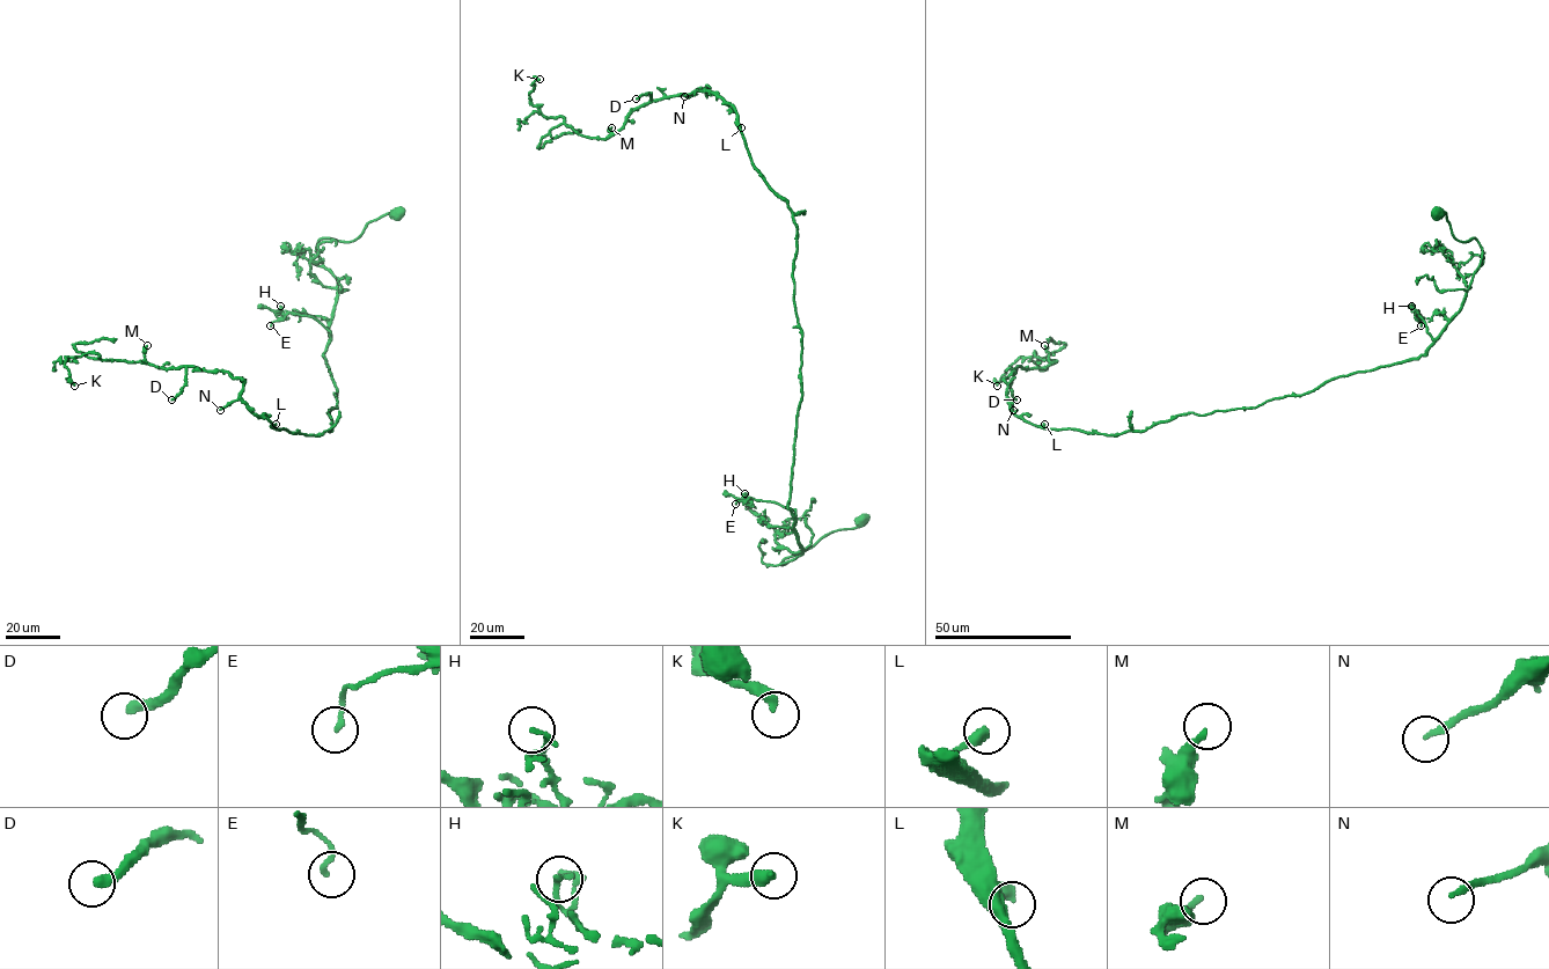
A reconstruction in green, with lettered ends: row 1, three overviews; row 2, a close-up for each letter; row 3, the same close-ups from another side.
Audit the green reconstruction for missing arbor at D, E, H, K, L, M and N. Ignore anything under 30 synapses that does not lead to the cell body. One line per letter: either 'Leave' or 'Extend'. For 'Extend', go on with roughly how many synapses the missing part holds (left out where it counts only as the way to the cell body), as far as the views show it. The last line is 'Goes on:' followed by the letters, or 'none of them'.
D: Leave
E: Leave
H: Leave
K: Leave
L: Leave
M: Leave
N: Extend. Roughly 35 synapses
Goes on: N

